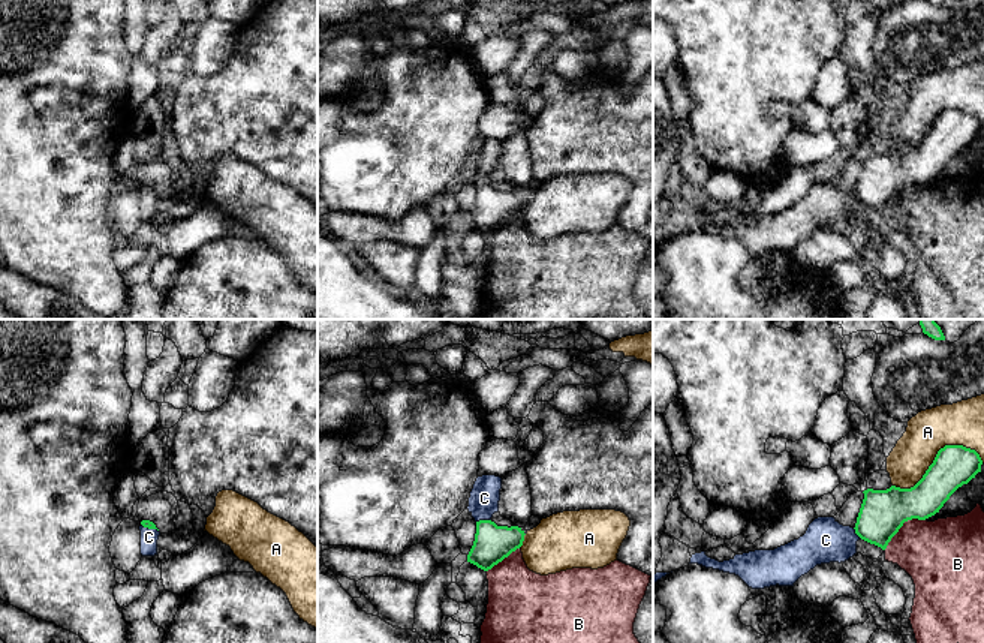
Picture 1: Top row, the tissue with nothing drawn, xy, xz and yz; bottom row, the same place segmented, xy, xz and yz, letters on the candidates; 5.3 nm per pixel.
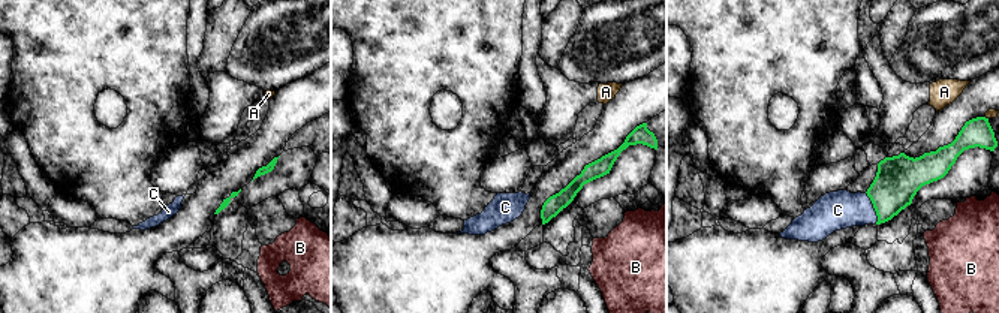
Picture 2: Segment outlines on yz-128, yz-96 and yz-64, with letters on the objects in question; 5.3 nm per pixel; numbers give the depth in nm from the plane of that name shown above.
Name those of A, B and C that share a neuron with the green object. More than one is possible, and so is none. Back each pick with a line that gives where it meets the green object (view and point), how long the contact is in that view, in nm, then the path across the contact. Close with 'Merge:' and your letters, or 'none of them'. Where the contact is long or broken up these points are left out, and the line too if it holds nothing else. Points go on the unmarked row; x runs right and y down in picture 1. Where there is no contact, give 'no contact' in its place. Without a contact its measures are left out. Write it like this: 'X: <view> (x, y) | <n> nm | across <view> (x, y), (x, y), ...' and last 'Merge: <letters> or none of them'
C: xz (483, 185) | 80 nm | across xz (493, 207), (483, 185), (484, 162)
Merge: C

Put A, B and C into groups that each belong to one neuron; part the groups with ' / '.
A / B / C

